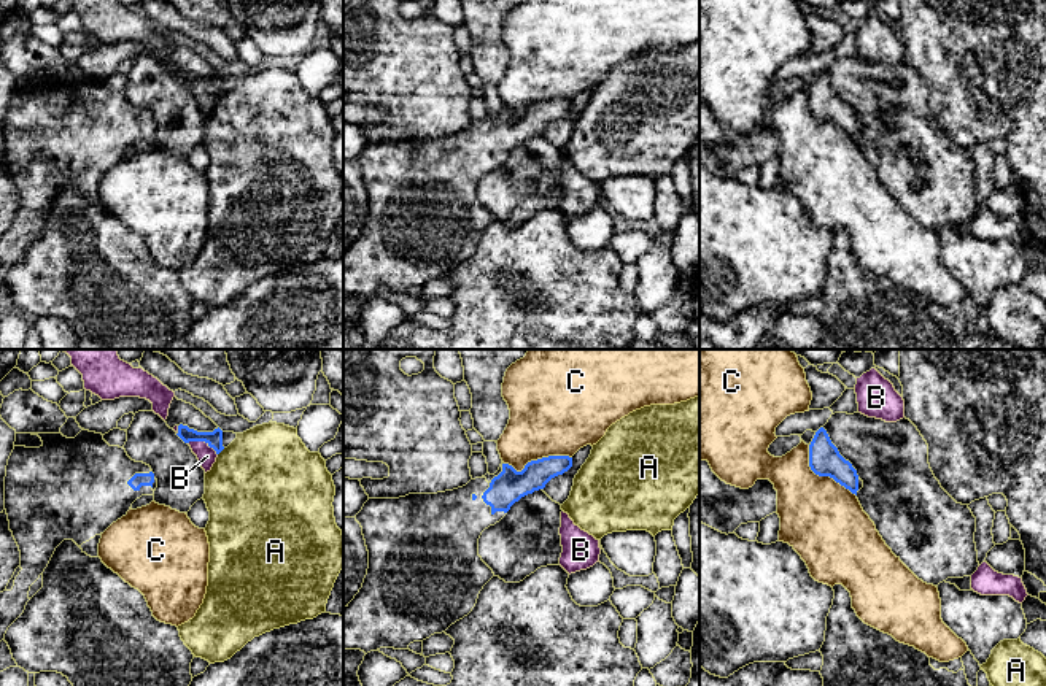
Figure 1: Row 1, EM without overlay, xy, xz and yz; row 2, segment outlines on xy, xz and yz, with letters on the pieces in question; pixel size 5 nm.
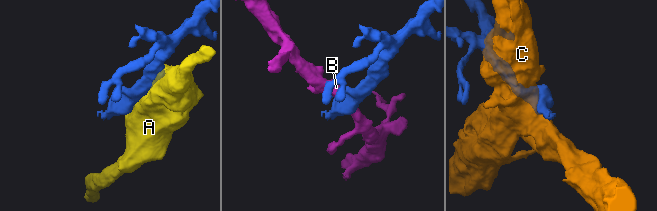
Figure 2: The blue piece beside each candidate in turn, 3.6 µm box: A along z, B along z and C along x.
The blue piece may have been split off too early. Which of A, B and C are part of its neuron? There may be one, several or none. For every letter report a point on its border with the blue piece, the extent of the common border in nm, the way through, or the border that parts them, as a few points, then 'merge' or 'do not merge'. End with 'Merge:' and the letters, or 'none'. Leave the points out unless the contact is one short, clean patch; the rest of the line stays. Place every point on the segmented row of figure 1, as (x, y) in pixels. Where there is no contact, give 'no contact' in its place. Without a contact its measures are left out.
A: xy (221, 450) | 50 nm | do not merge
B: xy (204, 440) | 170 nm | along xy (188, 442), (205, 442), (216, 454) | do not merge
C: yz (822, 475) | 360 nm | do not merge
Merge: none

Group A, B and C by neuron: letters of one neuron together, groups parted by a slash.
A / B / C

